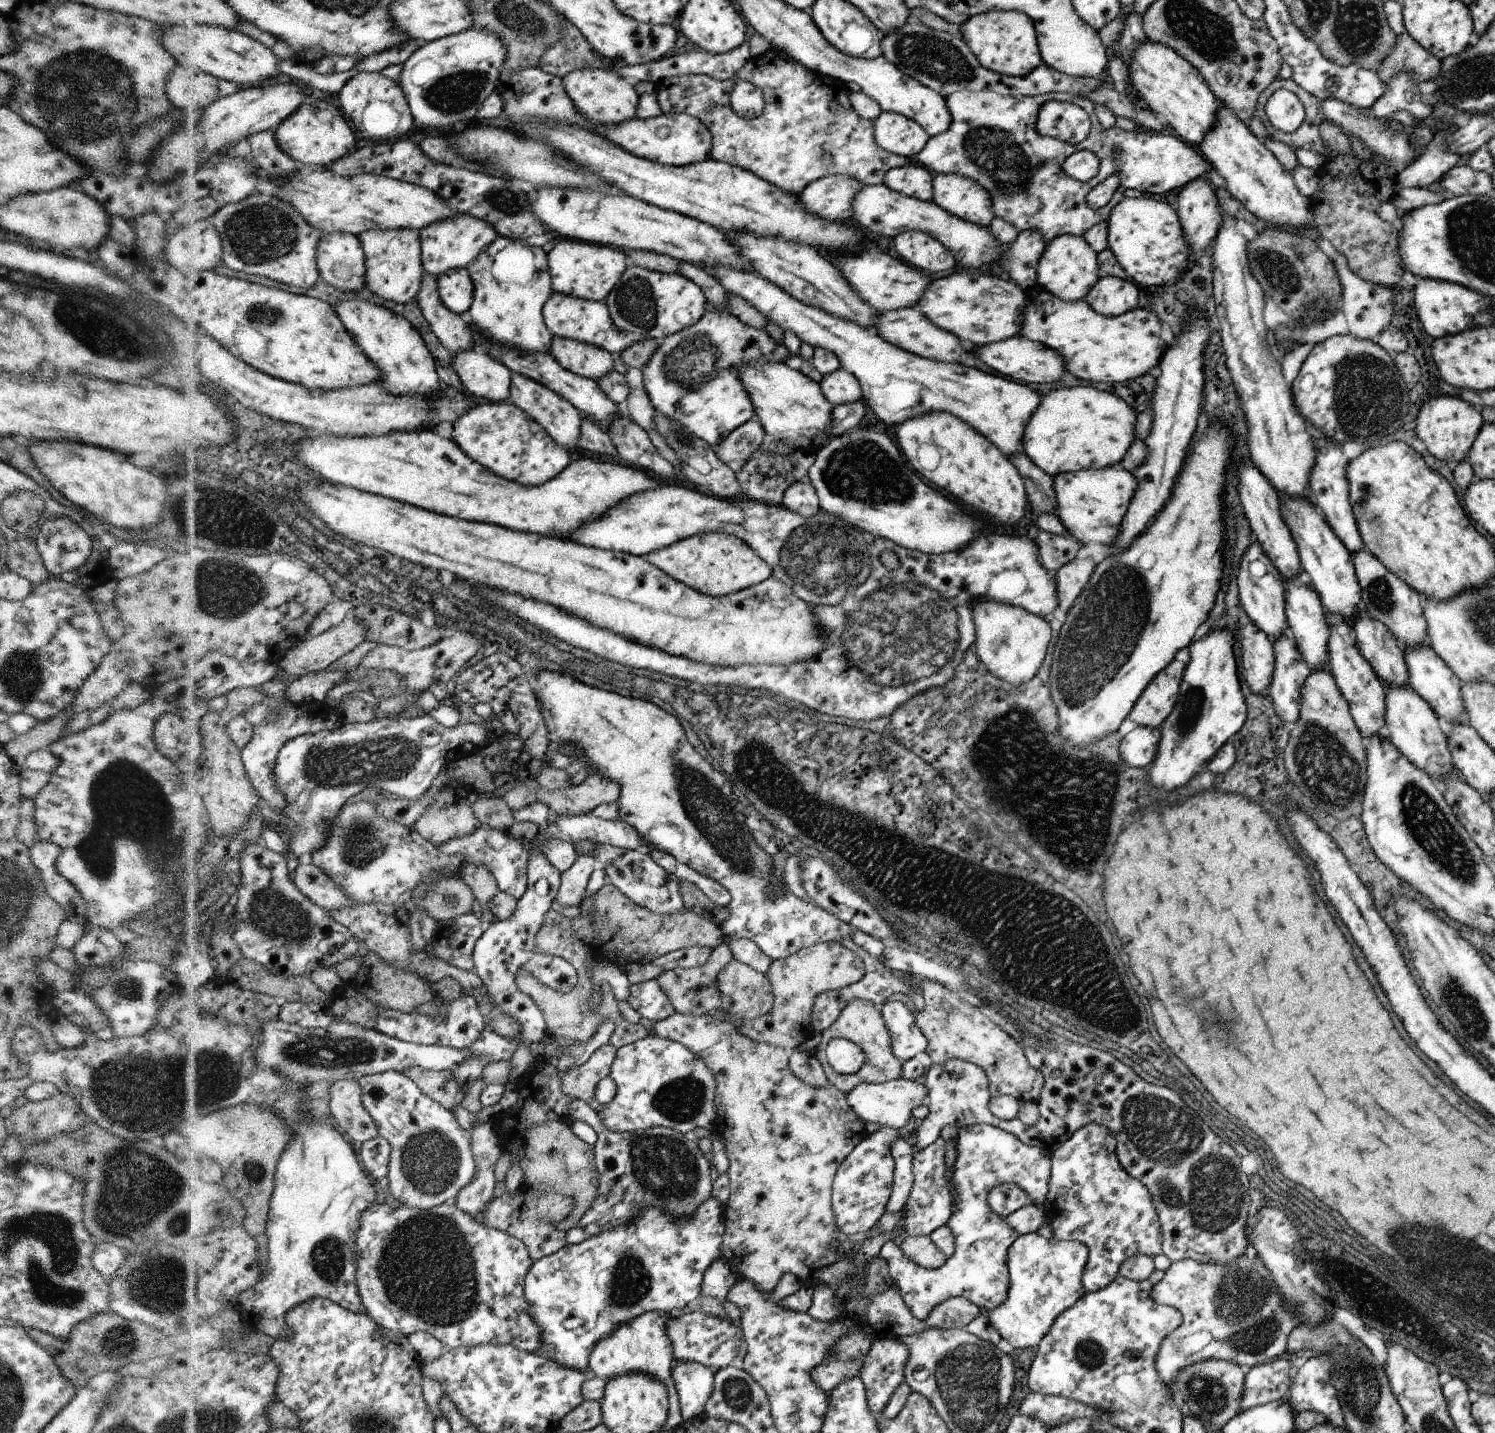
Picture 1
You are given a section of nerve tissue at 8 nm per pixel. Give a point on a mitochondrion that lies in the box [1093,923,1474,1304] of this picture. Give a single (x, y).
(1204, 1184)

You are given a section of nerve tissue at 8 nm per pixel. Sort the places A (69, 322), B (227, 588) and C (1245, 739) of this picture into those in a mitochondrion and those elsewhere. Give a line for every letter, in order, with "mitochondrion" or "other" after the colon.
A: mitochondrion
B: mitochondrion
C: other

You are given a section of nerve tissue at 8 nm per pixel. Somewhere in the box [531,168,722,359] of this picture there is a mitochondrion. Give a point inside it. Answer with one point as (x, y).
(636, 305)

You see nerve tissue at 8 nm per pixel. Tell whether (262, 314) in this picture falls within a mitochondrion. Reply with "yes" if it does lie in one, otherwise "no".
yes

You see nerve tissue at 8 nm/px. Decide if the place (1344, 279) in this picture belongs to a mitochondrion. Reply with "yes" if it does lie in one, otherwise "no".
no

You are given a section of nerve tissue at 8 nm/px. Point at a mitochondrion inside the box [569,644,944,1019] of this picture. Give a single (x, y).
(706, 806)

